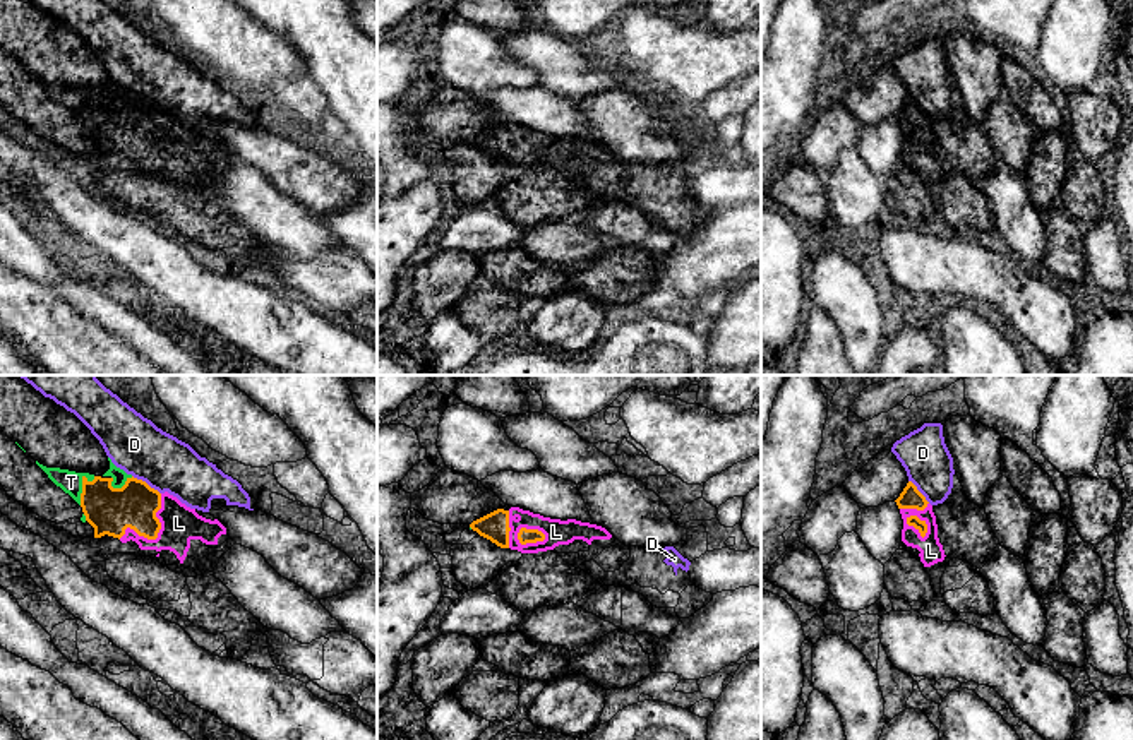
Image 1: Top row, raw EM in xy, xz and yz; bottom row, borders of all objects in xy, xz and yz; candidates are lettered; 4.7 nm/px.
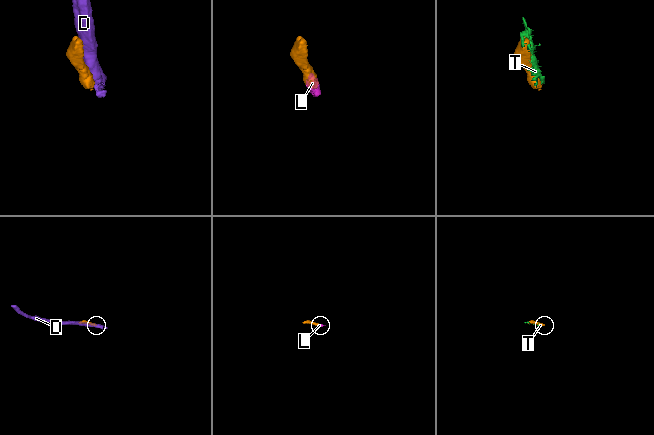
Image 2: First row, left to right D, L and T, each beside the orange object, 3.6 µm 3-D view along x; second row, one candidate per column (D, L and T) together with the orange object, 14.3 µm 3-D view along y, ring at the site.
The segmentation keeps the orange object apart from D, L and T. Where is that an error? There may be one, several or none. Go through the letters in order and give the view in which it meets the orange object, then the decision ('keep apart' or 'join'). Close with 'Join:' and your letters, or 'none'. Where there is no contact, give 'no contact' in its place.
D: meets orange in xy; keep apart
L: meets orange in xy; join
T: meets orange in xy; keep apart
Join: L

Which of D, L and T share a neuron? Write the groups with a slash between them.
D T / L

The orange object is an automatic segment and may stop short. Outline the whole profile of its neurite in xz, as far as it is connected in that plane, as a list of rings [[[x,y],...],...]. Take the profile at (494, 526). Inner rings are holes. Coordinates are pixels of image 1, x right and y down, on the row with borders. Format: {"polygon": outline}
{"polygon": [[[519,507],[497,509],[473,521],[470,528],[497,546],[521,553],[547,550],[557,553],[588,552],[593,540],[612,538],[602,526],[576,519],[550,519]]]}

